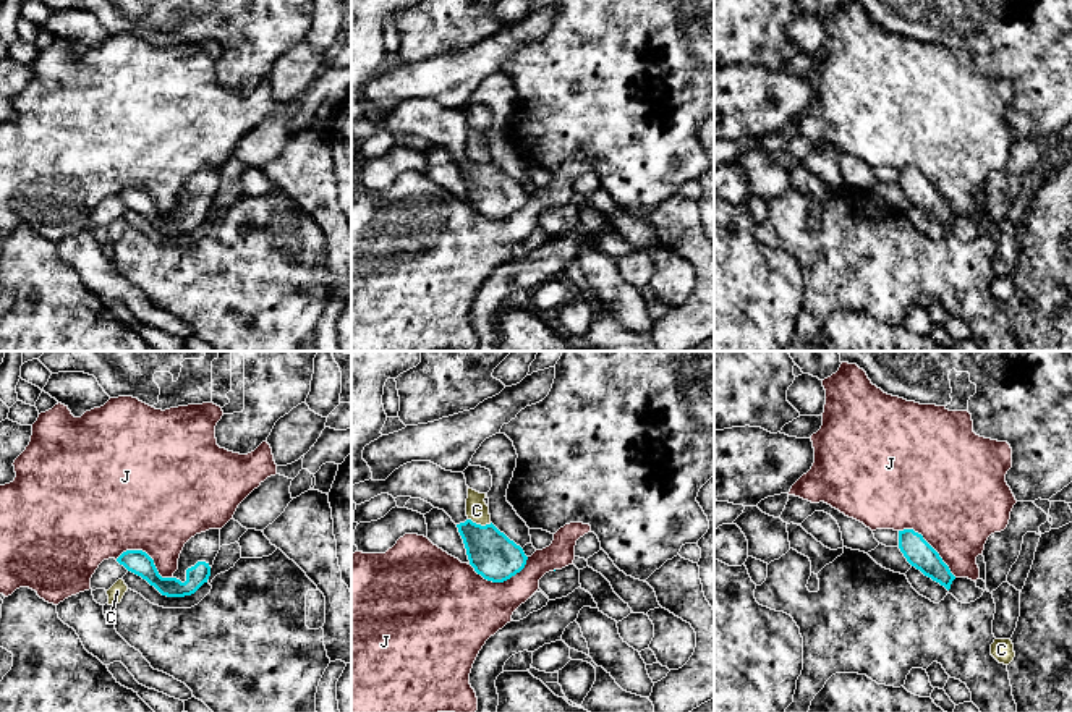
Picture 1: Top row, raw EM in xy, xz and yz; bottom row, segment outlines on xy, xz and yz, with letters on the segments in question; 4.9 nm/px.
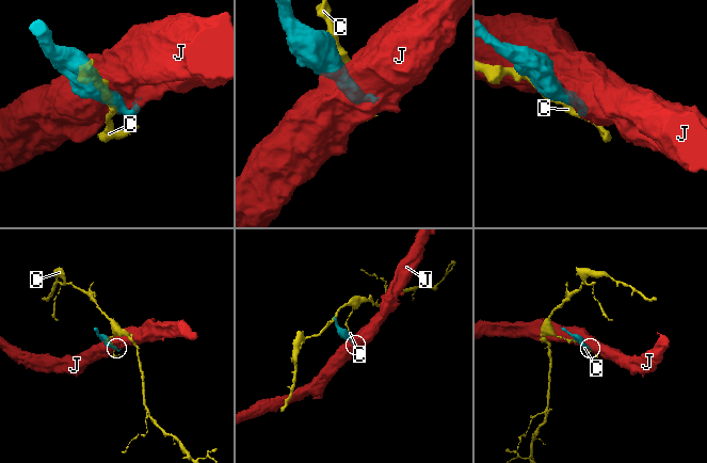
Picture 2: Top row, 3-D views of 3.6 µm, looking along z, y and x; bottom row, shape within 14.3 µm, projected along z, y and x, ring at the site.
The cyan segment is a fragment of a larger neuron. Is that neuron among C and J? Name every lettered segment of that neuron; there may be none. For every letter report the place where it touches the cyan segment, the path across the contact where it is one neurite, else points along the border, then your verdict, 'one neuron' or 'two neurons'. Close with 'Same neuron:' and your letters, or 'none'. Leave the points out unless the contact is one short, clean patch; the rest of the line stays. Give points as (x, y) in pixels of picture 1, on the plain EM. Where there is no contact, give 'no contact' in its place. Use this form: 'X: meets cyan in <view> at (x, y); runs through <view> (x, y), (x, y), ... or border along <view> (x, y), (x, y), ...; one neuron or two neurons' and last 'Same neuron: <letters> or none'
C: meets cyan in xz at (480, 162); two neurons
J: meets cyan in xz at (501, 219); two neurons
Same neuron: none

